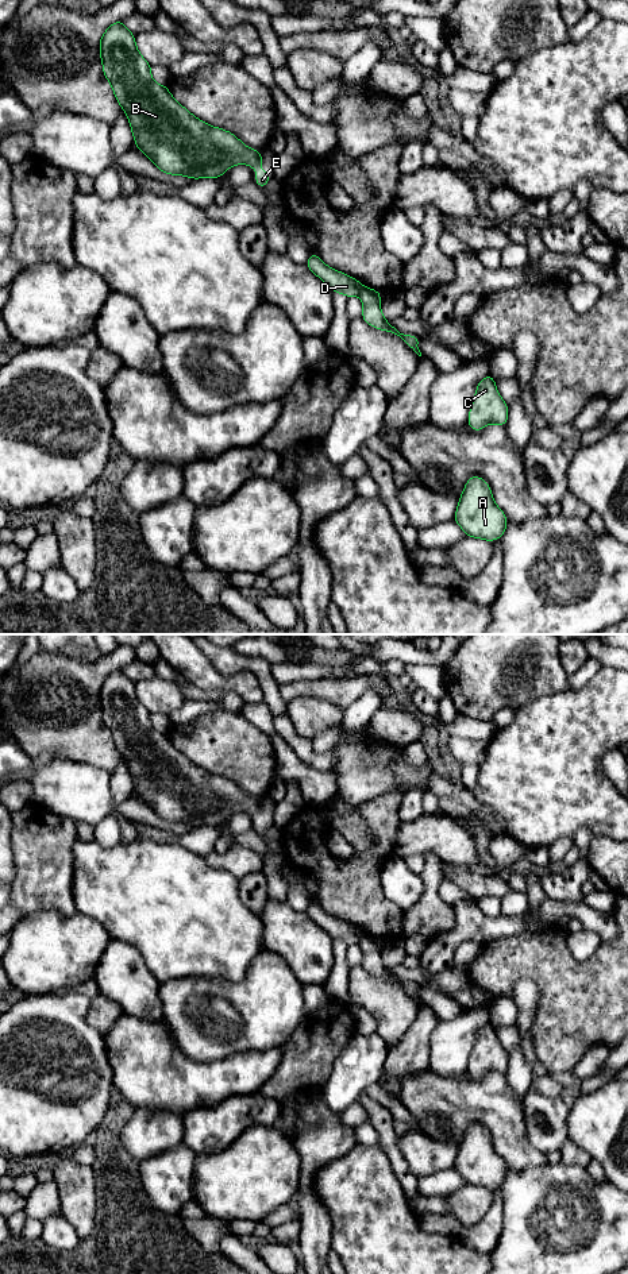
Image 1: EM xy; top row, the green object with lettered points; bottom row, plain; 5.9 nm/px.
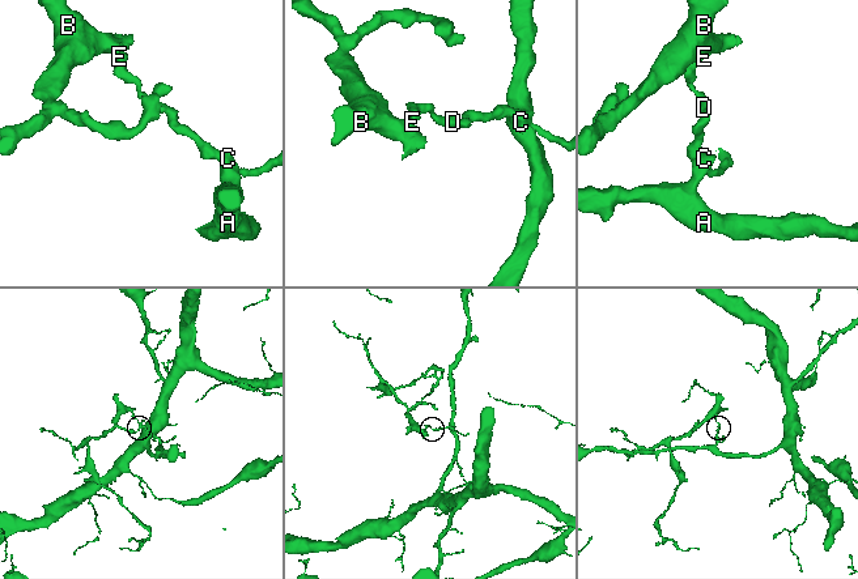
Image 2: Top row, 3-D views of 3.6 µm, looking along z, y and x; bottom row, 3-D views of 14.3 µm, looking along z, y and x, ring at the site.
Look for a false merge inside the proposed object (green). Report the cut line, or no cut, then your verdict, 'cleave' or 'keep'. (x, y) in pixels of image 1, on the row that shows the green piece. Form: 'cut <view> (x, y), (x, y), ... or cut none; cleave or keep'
cut xy (363, 286), (358, 294); cleave

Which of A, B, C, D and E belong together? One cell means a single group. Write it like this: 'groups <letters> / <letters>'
groups A C / B D E

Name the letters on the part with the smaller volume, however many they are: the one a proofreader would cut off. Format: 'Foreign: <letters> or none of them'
Foreign: B, D, E

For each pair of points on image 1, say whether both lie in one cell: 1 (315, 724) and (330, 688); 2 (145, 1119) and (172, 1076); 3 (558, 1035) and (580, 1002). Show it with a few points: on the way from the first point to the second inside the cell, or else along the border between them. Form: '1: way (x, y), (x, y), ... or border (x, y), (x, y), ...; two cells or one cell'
1: border (293, 697), (314, 695), (334, 703), (343, 711); two cells
2: border (135, 1108), (177, 1112), (181, 1118); two cells
3: way (563, 1027), (576, 1010); one cell

